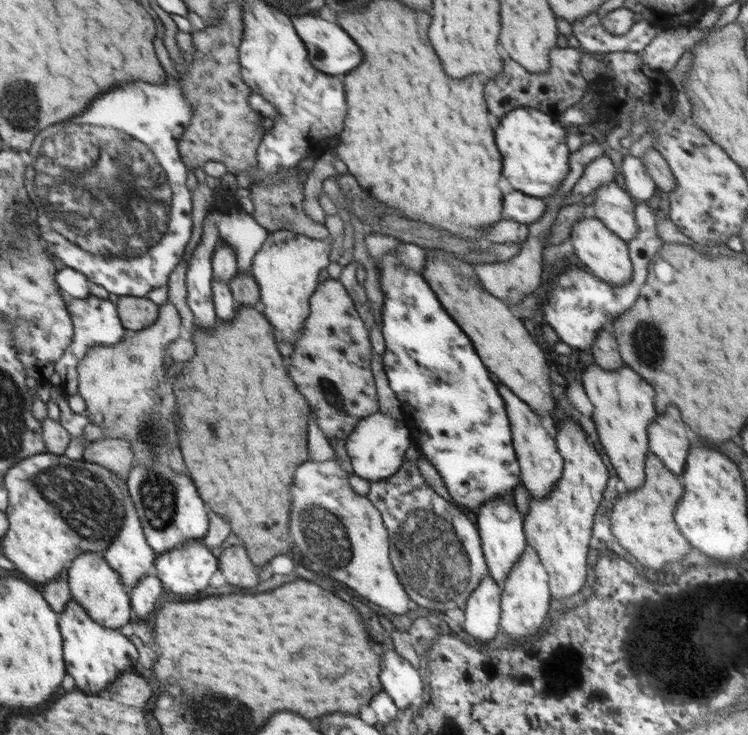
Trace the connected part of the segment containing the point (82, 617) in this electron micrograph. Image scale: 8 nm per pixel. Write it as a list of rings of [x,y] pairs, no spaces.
[[[71,599],[60,615],[61,632],[65,637],[65,660],[69,674],[77,680],[81,690],[97,694],[105,690],[121,672],[133,668],[139,660],[137,646],[121,630],[97,622],[77,599]]]

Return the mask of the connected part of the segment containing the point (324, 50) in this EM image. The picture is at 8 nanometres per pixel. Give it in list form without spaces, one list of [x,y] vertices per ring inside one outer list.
[[[316,13],[293,16],[291,22],[293,22],[293,29],[307,51],[307,62],[310,62],[315,70],[321,70],[323,74],[335,76],[335,74],[349,72],[351,68],[355,68],[361,62],[359,48],[353,44],[353,40],[337,24],[321,20]]]

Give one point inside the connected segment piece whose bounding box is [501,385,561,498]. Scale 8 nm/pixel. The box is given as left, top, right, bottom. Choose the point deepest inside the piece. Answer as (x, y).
(540, 464)

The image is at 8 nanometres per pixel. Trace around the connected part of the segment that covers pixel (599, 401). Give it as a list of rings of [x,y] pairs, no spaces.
[[[595,364],[583,370],[581,384],[593,406],[591,420],[595,422],[599,442],[611,466],[627,491],[639,489],[644,484],[644,458],[649,451],[647,428],[655,420],[651,386],[626,365],[617,370],[603,370]]]

